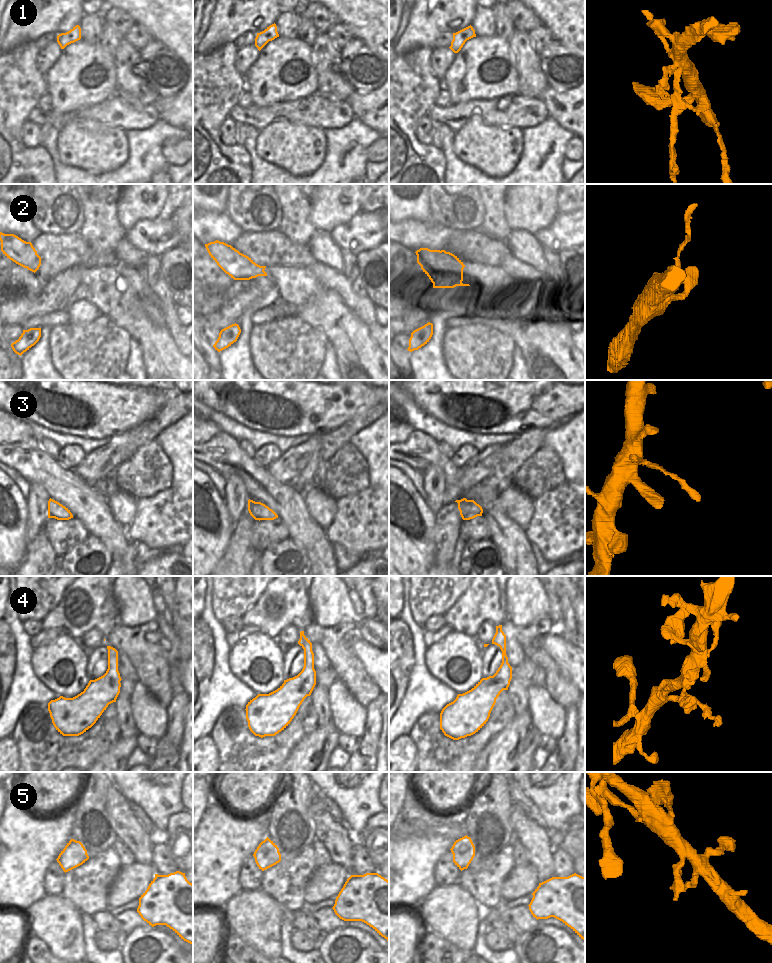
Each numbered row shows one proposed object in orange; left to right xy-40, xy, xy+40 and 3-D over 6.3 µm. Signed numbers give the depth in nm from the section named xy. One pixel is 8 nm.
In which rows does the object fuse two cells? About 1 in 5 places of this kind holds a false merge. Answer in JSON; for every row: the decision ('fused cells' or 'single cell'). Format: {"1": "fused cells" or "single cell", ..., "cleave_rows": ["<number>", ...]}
{"1": "fused cells", "2": "fused cells", "3": "fused cells", "4": "single cell", "5": "single cell", "cleave_rows": ["1", "2", "3"]}

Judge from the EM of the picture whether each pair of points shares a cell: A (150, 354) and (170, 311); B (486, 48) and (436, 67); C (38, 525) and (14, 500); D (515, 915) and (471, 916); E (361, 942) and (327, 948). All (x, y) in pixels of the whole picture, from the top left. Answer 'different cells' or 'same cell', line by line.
A: different cells
B: different cells
C: different cells
D: different cells
E: same cell

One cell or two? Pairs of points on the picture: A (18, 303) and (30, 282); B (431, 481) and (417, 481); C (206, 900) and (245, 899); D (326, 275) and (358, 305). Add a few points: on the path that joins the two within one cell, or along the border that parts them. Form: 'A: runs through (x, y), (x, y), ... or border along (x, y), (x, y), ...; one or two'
A: runs through (24, 299), (29, 297), (30, 288); one
B: border along (423, 472), (425, 501); two
C: border along (242, 890), (232, 896), (218, 910); two
D: runs through (334, 281), (350, 297); one

